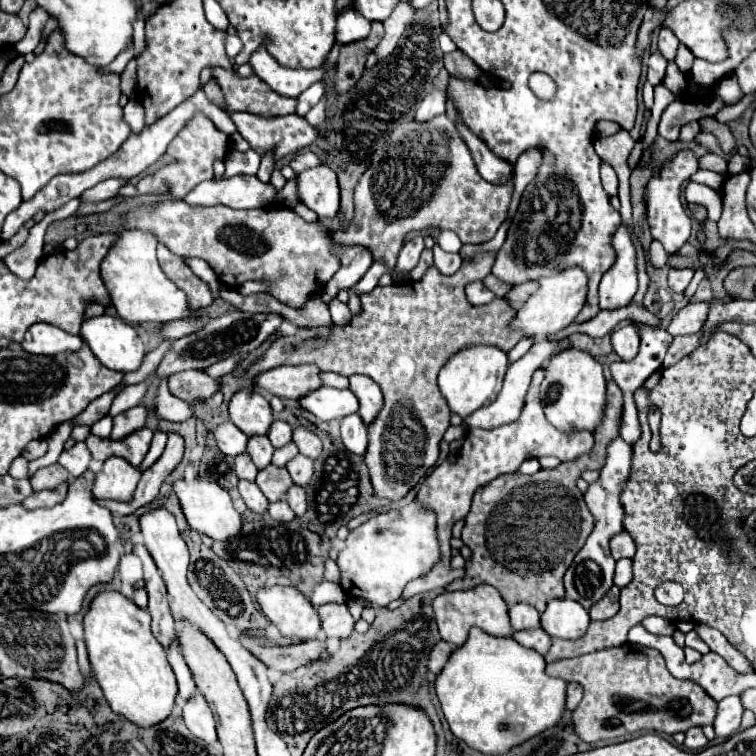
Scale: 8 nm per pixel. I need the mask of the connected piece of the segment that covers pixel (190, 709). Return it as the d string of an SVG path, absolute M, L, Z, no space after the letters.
M202 694L194 696L194 700L188 700L184 704L184 722L188 726L188 730L198 736L200 740L208 742L208 744L216 744L216 722L214 716L204 700Z

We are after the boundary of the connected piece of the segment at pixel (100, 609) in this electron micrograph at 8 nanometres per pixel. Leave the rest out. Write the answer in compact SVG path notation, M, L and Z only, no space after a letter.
M116 590L98 592L92 598L90 608L84 616L84 640L86 640L94 676L114 712L126 716L130 722L134 722L138 726L156 724L170 714L176 694L178 694L176 678L166 660L166 650L162 648L162 644L154 638L154 634L150 630L150 614L144 608L136 606L132 600L128 600L124 594L120 594Z

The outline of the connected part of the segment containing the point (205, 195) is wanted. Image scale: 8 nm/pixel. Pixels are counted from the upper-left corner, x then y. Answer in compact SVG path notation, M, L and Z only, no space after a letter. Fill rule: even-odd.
M238 174L222 180L200 182L184 202L192 208L208 208L214 204L226 204L232 208L260 208L276 196L276 190L268 182L260 182L256 176Z

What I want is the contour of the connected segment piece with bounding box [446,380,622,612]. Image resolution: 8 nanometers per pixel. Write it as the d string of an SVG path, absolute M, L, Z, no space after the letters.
M610 380L606 416L602 428L594 432L590 456L562 462L552 470L538 470L532 476L518 472L502 474L478 488L462 528L462 540L472 550L472 560L466 562L466 578L448 584L446 590L472 590L480 584L490 584L508 604L524 602L538 612L542 612L550 600L564 598L564 572L594 528L594 518L584 504L576 480L584 470L602 470L608 444L620 436L620 422L622 390Z

